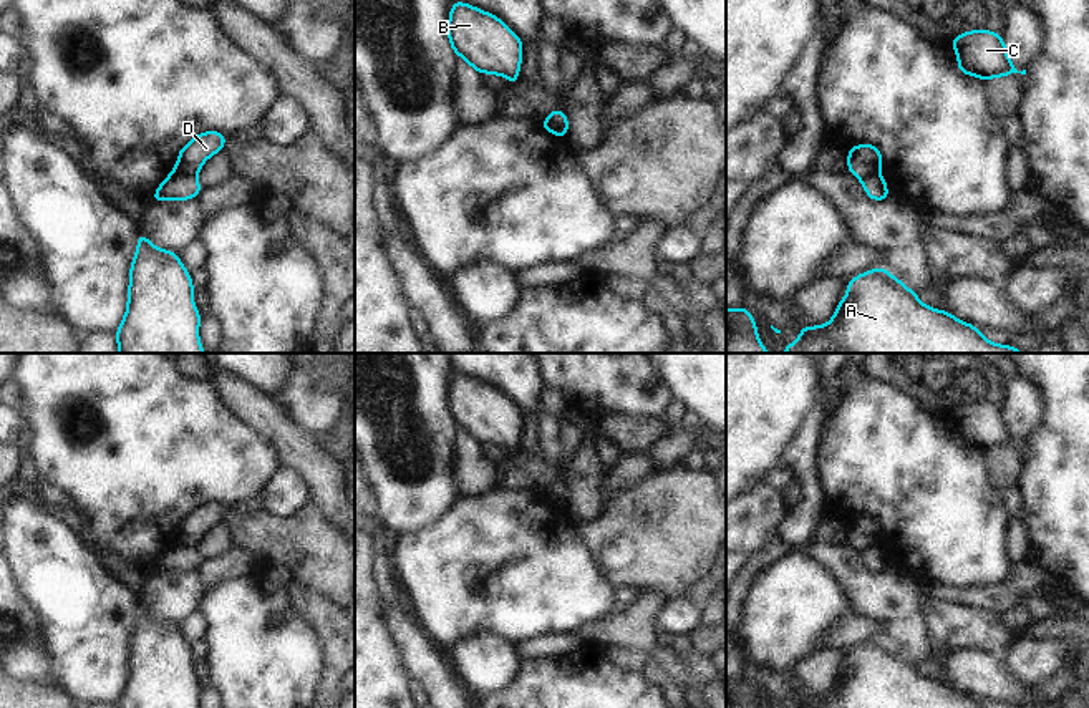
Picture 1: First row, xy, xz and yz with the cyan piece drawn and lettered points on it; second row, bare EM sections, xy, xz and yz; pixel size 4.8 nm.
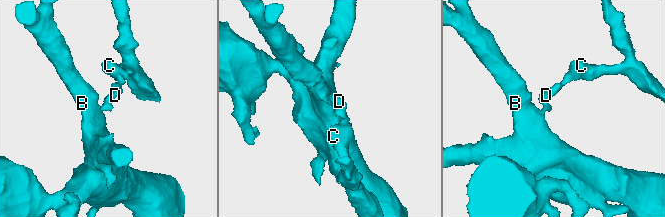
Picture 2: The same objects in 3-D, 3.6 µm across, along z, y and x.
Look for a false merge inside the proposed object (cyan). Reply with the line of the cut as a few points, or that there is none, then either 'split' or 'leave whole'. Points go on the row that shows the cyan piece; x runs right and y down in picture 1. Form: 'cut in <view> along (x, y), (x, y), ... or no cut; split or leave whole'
cut in xz along (544, 121), (566, 131); split

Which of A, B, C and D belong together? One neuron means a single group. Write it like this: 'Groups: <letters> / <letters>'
Groups: A B / C D.

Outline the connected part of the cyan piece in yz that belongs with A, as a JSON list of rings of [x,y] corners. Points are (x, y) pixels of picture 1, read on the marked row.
[[[885,267],[849,279],[845,298],[824,327],[801,327],[799,338],[782,353],[1023,353],[1014,347],[988,342],[981,332],[941,312],[923,305],[903,282]]]

